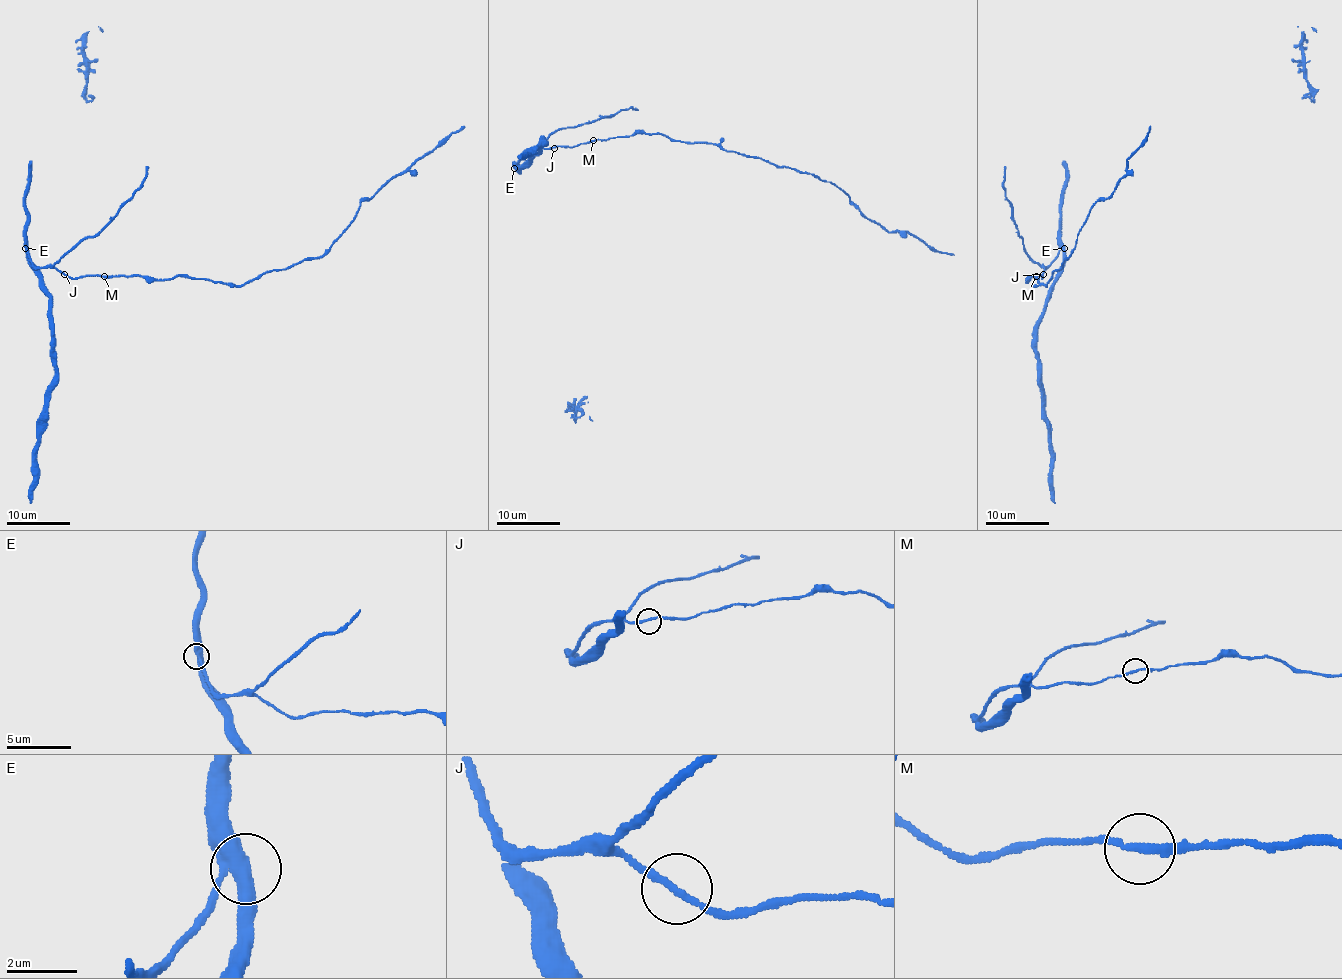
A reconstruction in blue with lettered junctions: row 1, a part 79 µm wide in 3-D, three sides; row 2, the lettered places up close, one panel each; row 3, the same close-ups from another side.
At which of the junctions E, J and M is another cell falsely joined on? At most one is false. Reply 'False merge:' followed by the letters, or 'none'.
False merge: none

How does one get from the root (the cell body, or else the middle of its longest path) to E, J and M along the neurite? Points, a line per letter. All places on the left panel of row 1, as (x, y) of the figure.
E: (87, 275), (69, 278), (53, 267), (36, 267), (25, 248)
J: (87, 275), (69, 278), (64, 274)
M: (87, 275), (104, 277)

